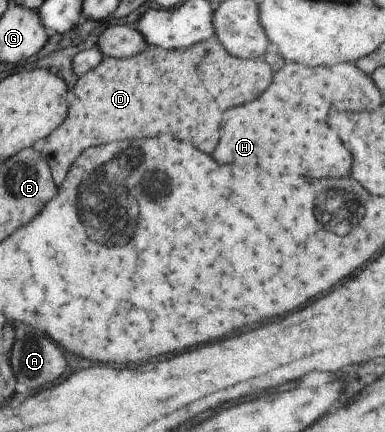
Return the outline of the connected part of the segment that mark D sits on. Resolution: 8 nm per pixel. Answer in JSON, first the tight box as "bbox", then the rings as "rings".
{"bbox":[38,36,272,186],"rings":[[[216,36],[194,44],[188,49],[166,51],[166,49],[148,47],[146,51],[142,51],[140,55],[130,57],[130,59],[103,59],[98,67],[94,67],[92,71],[88,71],[86,75],[82,75],[78,79],[78,83],[70,95],[70,109],[66,119],[50,137],[42,140],[38,145],[38,150],[42,159],[45,159],[49,165],[57,186],[62,185],[74,159],[84,149],[88,149],[92,145],[100,145],[100,143],[142,139],[142,137],[150,137],[150,135],[174,135],[174,139],[186,137],[186,141],[190,141],[194,147],[198,147],[200,151],[210,155],[218,143],[218,123],[222,119],[222,111],[230,111],[230,107],[234,107],[234,103],[246,103],[246,99],[258,97],[260,93],[264,93],[268,89],[270,83],[272,83],[272,69],[264,59],[235,58],[226,51]]]}

